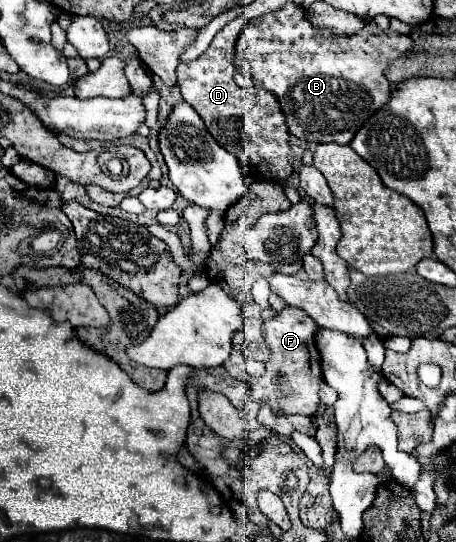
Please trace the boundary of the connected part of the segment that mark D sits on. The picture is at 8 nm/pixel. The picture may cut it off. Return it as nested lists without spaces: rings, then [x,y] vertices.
[[[238,17],[234,21],[230,21],[220,33],[216,33],[216,37],[212,39],[210,47],[194,61],[188,63],[180,63],[176,73],[178,73],[178,87],[180,93],[184,97],[184,101],[188,105],[192,105],[200,117],[204,119],[204,123],[208,125],[208,131],[212,133],[212,137],[230,153],[236,153],[240,157],[240,163],[250,169],[250,173],[254,173],[256,179],[274,179],[280,177],[280,183],[286,185],[288,177],[294,171],[294,157],[292,157],[292,149],[290,149],[290,133],[286,127],[286,117],[280,109],[280,103],[276,101],[276,97],[264,89],[253,86],[250,90],[242,89],[236,81],[234,81],[234,73],[236,73],[236,41],[240,37],[242,27],[248,23],[248,17]]]

